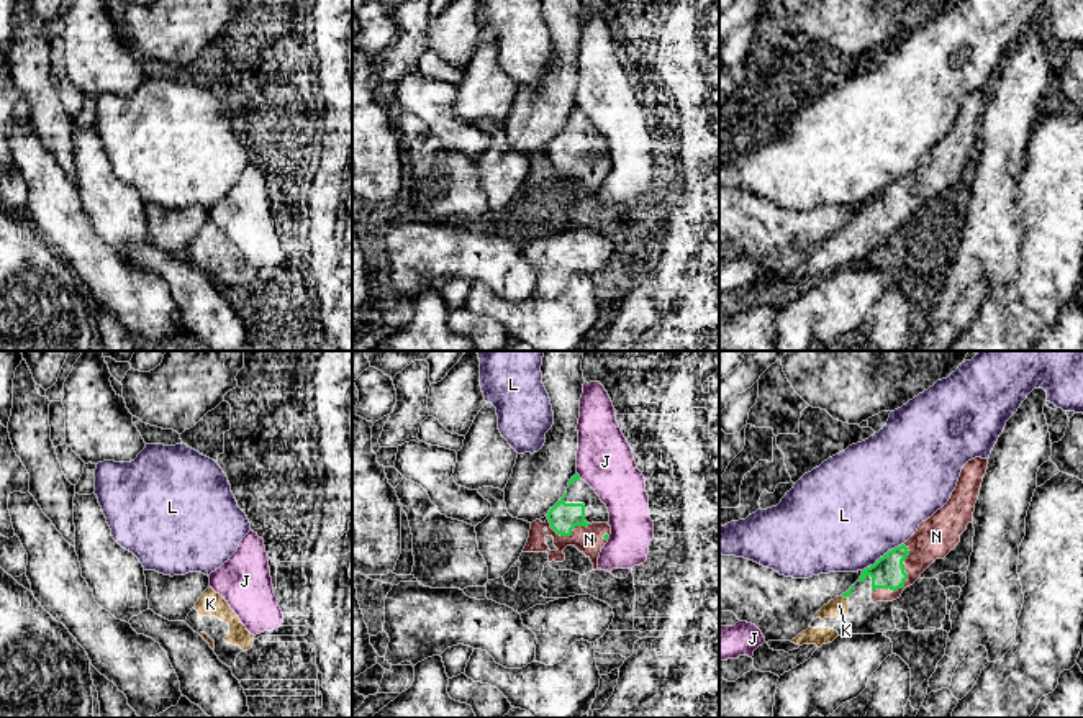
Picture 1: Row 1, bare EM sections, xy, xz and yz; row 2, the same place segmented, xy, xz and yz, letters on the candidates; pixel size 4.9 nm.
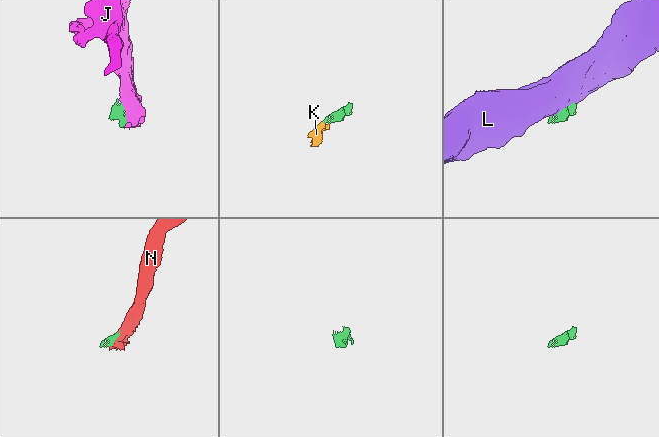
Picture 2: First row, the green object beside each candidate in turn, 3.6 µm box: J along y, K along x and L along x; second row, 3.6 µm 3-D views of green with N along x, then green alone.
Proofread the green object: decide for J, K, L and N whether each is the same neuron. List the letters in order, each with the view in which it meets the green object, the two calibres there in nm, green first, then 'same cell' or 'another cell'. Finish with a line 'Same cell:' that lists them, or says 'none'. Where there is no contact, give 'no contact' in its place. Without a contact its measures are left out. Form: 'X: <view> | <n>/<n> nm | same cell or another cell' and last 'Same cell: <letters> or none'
J: xz | 30/280 nm | another cell
K: yz | 20/80 nm | same cell
L: yz | 160/500 nm | another cell
N: yz | 160/190 nm | same cell
Same cell: K, N

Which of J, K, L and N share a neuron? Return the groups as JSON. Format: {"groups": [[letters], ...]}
{"groups": [["J", "L"], ["K", "N"]]}

